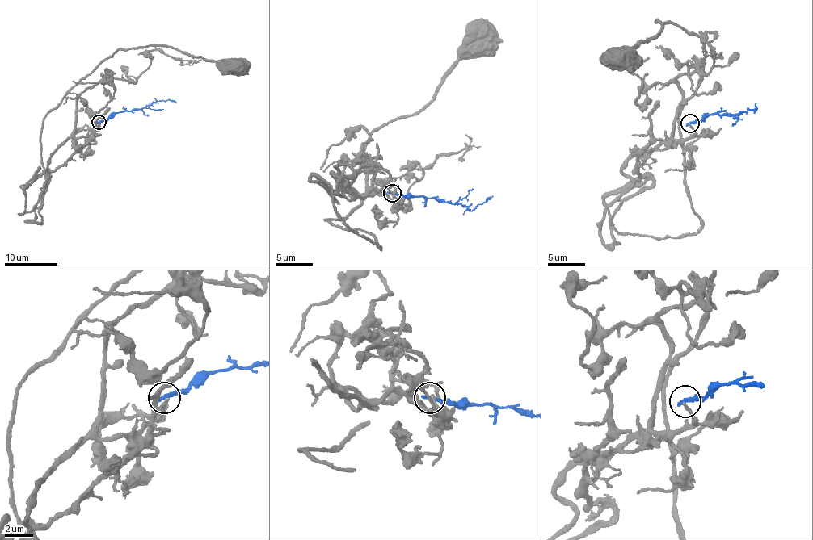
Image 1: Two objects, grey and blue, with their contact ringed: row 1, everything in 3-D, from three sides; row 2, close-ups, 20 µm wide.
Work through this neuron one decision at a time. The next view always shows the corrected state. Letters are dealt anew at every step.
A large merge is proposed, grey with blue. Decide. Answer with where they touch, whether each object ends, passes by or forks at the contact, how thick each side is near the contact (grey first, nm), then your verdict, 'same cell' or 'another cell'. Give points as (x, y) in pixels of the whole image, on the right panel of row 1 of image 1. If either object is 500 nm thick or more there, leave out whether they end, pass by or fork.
place (690, 123); grey ends; blue ends; calibres 220 and 320 nm; another cell

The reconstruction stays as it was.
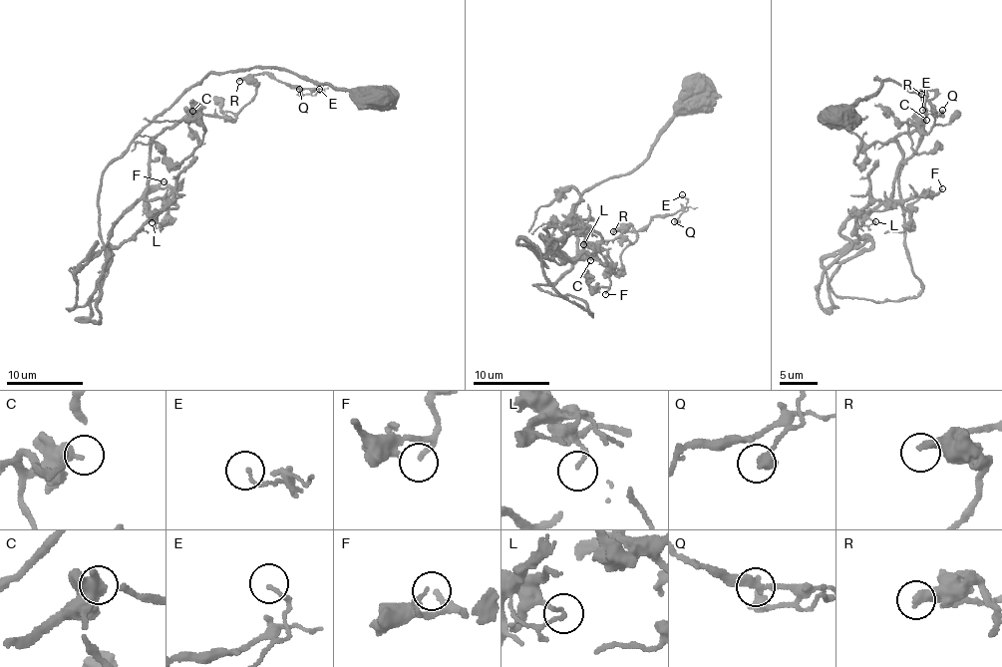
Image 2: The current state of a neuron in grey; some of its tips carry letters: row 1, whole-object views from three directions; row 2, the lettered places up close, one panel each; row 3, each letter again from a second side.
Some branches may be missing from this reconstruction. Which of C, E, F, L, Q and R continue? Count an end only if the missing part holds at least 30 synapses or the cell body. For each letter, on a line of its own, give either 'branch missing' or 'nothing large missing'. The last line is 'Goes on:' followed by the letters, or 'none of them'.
C: nothing large missing
E: nothing large missing
F: nothing large missing
L: nothing large missing
Q: nothing large missing
R: nothing large missing
Goes on: none of them

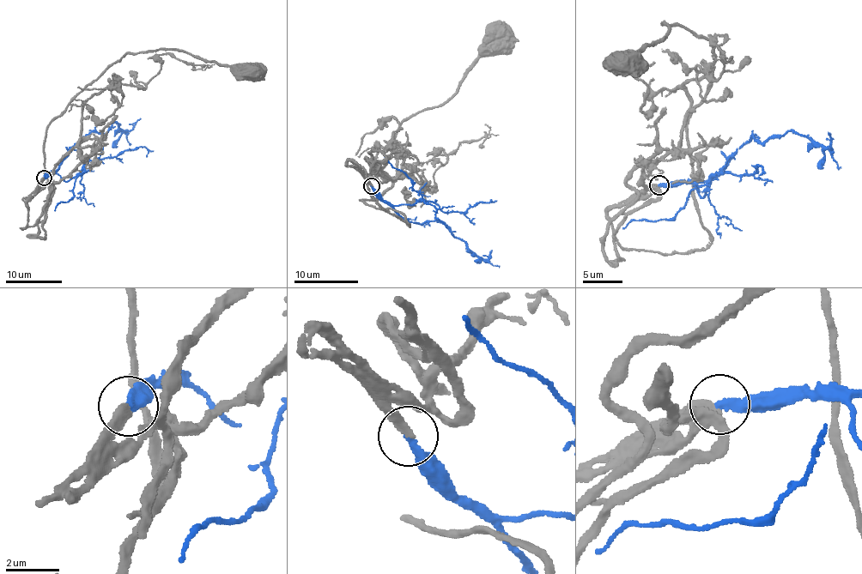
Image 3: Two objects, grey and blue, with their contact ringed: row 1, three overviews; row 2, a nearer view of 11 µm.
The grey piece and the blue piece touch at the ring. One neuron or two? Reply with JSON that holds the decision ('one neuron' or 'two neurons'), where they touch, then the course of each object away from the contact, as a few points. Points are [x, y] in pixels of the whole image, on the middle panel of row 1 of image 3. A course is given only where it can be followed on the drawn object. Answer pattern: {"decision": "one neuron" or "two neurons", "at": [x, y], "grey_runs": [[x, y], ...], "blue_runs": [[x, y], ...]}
{"decision": "one neuron", "at": [371, 185], "grey_runs": [[372, 186], [350, 160], [409, 226], [359, 200], [390, 187], [401, 123], [440, 105], [503, 39]], "blue_runs": [[372, 186], [401, 217], [422, 224], [444, 222], [466, 246], [484, 259], [489, 257], [491, 250]]}

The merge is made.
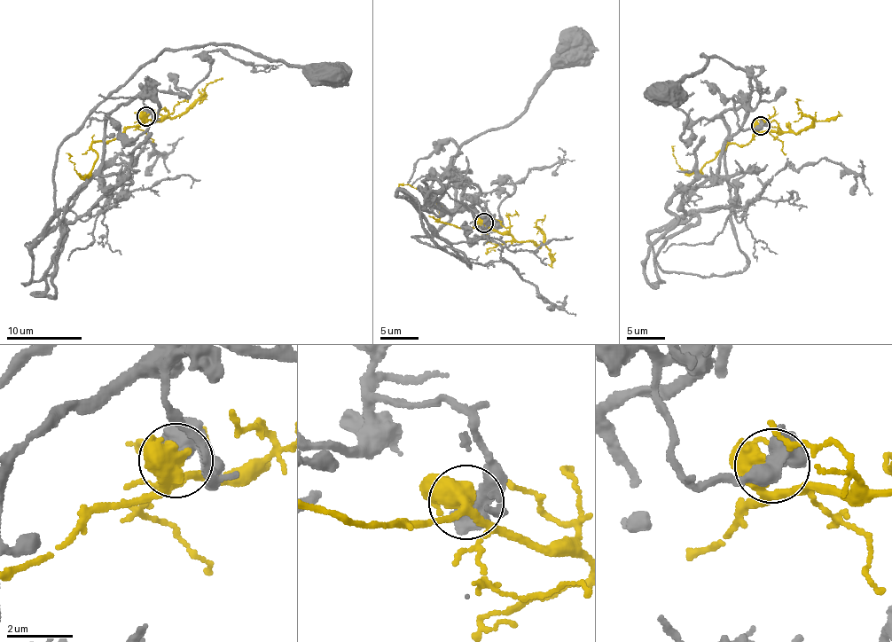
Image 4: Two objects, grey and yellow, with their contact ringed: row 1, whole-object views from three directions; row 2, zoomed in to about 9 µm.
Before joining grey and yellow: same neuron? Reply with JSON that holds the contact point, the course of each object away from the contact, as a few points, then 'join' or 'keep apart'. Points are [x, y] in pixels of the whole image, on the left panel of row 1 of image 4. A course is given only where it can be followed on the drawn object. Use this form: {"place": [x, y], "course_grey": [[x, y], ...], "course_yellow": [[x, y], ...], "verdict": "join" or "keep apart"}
{"place": [145, 116], "course_grey": [[147, 114], [114, 109], [20, 284], [62, 241], [56, 152], [166, 50], [335, 79]], "course_yellow": [[145, 117], [116, 138], [94, 142], [91, 146], [97, 154], [87, 176], [81, 176], [65, 153]], "verdict": "keep apart"}

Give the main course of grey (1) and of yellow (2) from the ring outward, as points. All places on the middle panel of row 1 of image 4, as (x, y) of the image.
1: (484, 222), (477, 199), (441, 214), (401, 189), (469, 267), (410, 237), (451, 215), (461, 147), (580, 47)
2: (483, 222), (471, 228), (441, 223), (437, 220), (442, 211), (434, 197), (412, 185), (397, 188)

